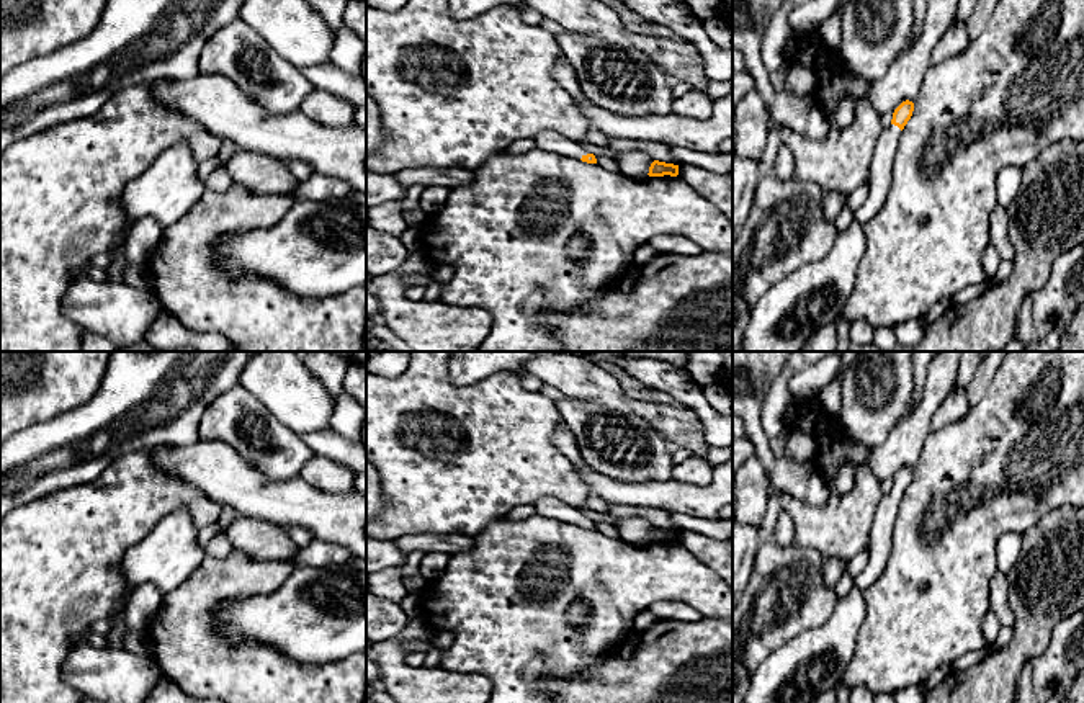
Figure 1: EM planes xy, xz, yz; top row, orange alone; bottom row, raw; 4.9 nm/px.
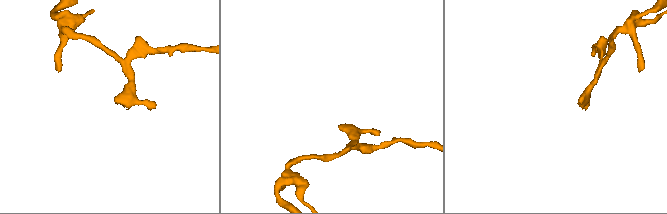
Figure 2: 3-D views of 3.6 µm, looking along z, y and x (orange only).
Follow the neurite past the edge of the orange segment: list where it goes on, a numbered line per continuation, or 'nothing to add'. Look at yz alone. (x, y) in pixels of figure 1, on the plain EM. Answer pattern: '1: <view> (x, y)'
1: yz (880, 540)

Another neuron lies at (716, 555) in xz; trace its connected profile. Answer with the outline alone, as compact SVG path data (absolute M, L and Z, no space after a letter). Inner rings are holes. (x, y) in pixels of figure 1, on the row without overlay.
M679 531L679 543L698 561L716 571L732 590L732 548L701 533Z

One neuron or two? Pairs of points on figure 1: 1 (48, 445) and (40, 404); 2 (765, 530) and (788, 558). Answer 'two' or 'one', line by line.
1: two
2: one

